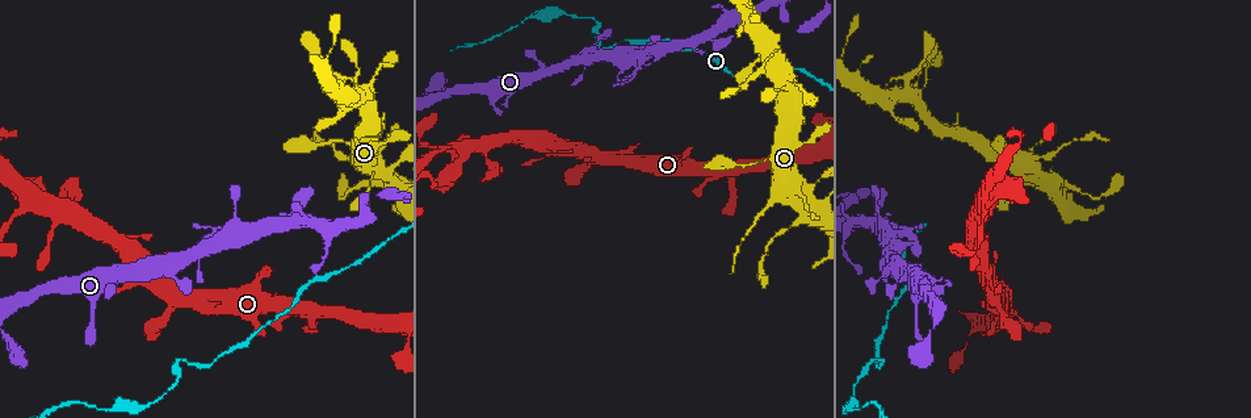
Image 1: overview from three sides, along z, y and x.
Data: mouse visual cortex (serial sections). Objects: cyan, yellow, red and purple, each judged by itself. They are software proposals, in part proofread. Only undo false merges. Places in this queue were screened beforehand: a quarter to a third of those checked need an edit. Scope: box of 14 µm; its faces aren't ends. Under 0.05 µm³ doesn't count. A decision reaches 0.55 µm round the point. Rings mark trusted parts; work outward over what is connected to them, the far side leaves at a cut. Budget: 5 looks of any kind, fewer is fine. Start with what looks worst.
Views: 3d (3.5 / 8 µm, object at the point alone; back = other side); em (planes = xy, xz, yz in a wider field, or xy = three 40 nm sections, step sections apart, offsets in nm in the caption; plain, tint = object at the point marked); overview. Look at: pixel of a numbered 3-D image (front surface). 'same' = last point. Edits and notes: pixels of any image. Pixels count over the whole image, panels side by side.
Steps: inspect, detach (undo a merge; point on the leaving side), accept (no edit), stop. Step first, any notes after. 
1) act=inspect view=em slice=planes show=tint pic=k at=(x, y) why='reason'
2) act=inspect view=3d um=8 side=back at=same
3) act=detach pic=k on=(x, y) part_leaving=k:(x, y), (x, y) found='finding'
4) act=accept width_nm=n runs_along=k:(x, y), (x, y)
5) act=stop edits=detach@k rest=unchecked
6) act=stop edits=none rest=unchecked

act=inspect view=3d um=3.5 side=back pic=1 at=(367, 183) why='sudden change in width'

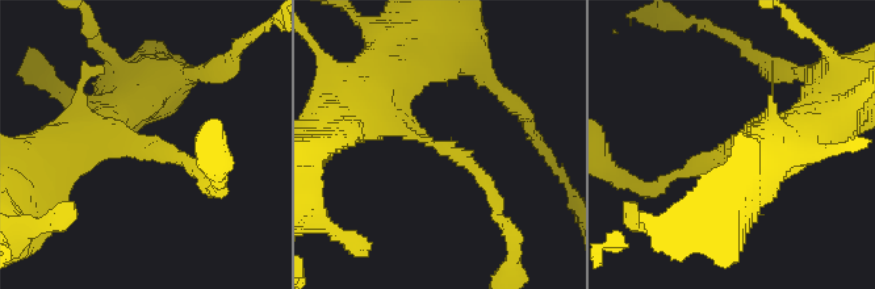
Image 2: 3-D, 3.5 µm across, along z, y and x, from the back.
act=inspect view=em slice=xy step=2 show=plain pic=2 at=(140, 148)

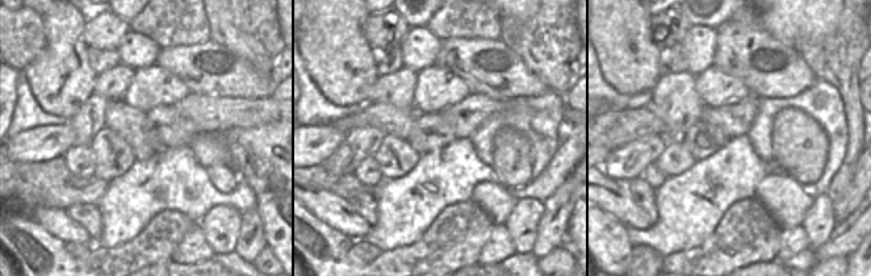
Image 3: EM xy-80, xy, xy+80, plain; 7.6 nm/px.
act=inspect view=em slice=xy step=2 show=tint at=same why='where the object lies'

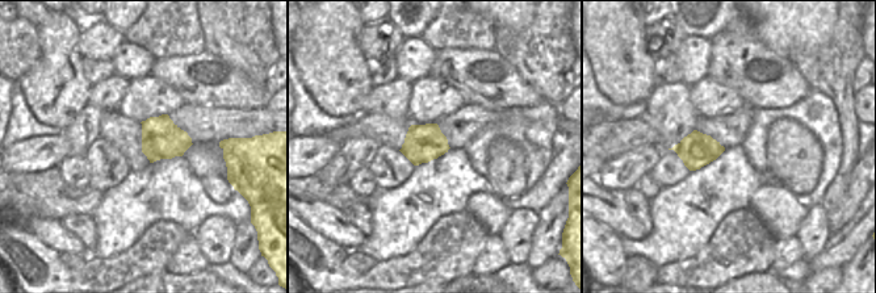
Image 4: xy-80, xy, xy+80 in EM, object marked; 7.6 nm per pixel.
act=accept runs_along=2:(379, 88), (495, 195) found='one cell here'

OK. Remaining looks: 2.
act=inspect view=3d um=3.5 pic=1 at=(599, 44) why='abrupt turn'

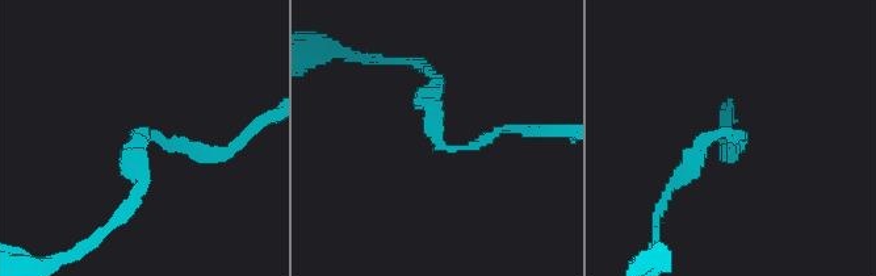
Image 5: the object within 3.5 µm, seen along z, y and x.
act=inspect view=em slice=planes show=tint pic=5 at=(735, 136) arm_widths_nm=150,250

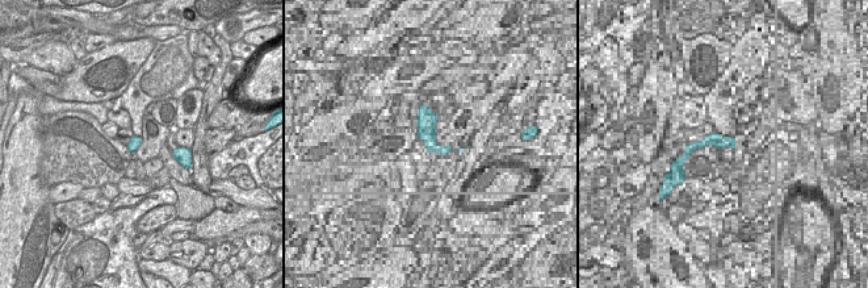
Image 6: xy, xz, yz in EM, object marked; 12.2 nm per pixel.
act=accept found='continuous, no second cell'

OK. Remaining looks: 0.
act=stop edits=none rest=unchecked

